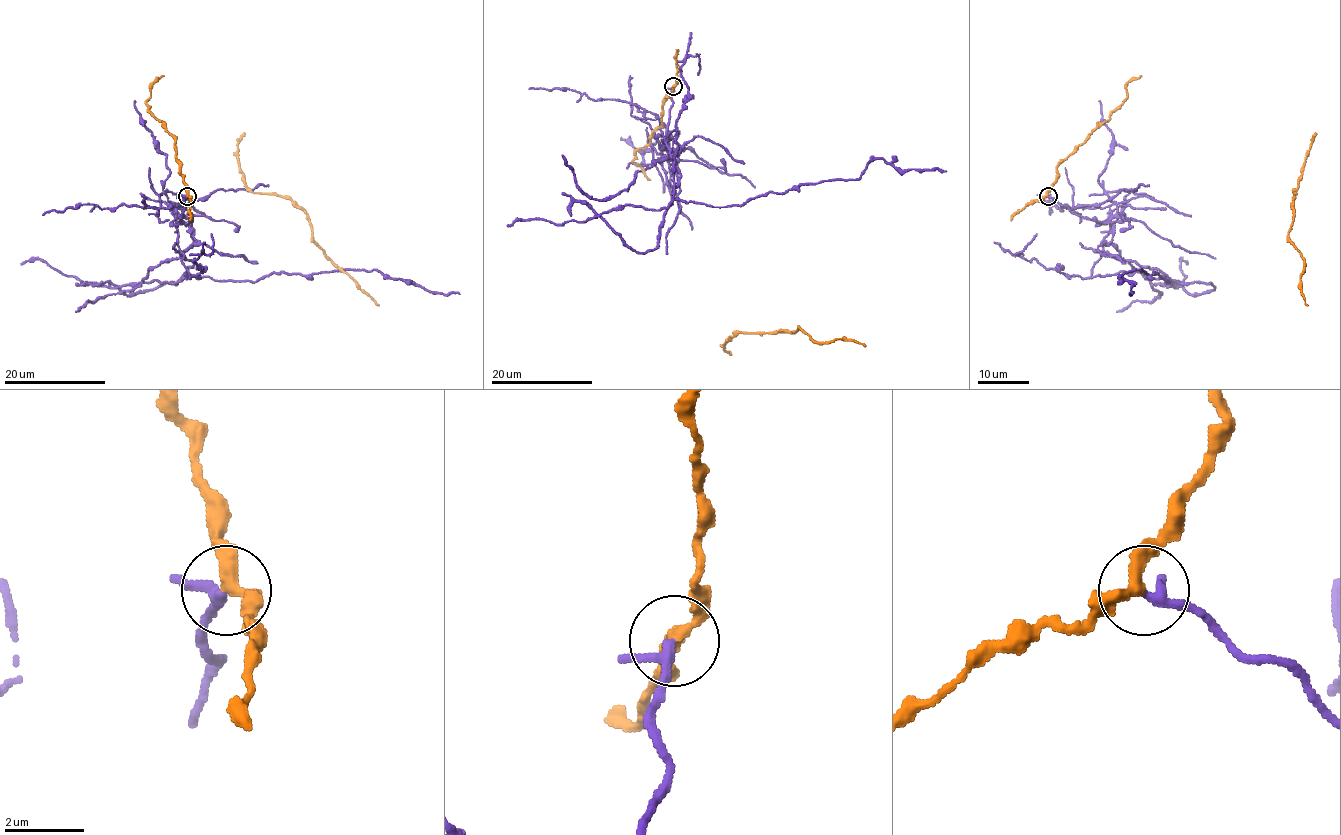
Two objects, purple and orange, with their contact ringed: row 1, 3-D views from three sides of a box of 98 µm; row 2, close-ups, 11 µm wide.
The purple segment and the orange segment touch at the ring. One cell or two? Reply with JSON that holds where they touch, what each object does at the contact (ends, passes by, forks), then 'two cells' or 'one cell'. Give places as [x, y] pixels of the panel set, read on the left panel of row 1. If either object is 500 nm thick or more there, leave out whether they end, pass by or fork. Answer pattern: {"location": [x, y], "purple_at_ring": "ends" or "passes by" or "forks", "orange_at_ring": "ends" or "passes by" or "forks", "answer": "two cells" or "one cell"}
{"location": [187, 196], "purple_at_ring": "passes by", "orange_at_ring": "passes by", "answer": "two cells"}

